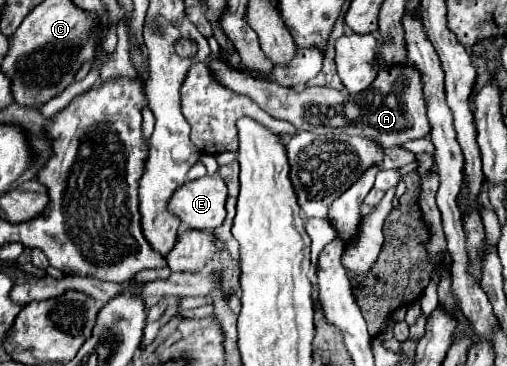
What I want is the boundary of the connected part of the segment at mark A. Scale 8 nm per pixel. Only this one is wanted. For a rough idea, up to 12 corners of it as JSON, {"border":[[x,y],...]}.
{"border":[[209,68],[273,118],[385,148],[431,132],[419,70],[379,70],[361,94],[285,88]]}

